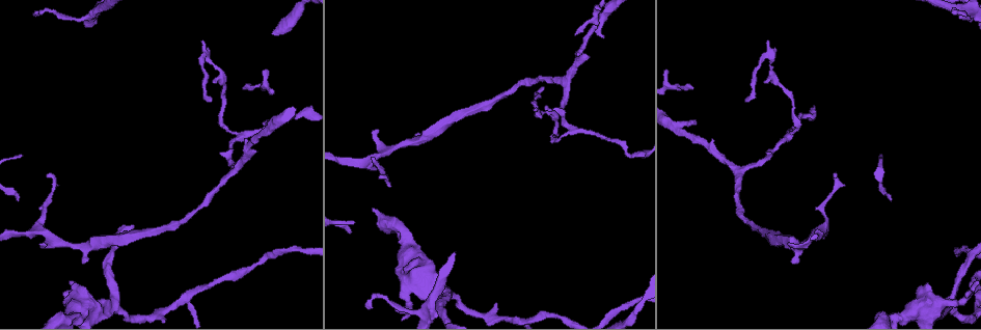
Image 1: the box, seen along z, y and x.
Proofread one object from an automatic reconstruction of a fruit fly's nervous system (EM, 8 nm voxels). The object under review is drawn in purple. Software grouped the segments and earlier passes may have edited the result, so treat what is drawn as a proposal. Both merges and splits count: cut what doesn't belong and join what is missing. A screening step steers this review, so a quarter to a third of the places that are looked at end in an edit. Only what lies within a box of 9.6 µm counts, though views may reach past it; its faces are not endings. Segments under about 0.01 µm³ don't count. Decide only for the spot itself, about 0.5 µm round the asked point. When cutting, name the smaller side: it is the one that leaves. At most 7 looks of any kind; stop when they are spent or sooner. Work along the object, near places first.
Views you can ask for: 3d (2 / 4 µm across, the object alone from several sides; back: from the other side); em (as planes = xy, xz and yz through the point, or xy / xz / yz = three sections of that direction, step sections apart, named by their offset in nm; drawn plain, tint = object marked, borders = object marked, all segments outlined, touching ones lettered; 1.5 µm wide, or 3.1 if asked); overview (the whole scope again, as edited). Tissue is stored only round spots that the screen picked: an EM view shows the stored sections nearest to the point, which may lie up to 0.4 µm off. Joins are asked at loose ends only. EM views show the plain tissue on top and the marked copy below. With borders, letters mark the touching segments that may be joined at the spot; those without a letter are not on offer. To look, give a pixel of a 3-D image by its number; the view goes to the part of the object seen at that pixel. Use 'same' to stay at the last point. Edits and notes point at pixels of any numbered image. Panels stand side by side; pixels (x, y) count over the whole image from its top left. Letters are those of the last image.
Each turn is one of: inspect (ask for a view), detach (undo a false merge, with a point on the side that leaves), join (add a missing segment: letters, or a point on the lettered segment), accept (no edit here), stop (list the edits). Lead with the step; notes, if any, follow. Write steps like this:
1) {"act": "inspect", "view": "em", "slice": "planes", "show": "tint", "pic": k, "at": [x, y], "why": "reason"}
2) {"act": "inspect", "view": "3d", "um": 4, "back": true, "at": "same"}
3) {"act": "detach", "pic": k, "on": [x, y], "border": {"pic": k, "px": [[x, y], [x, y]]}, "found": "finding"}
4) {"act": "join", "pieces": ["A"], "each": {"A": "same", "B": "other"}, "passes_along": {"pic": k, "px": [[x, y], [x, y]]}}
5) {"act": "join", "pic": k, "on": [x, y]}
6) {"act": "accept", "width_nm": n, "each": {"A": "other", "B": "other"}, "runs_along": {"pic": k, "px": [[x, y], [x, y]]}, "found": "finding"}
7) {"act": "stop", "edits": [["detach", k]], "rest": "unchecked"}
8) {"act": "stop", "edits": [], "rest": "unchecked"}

{"act": "inspect", "view": "em", "slice": "xy", "step": 8, "show": "tint", "pic": 1, "at": [536, 108], "why": "thin end"}

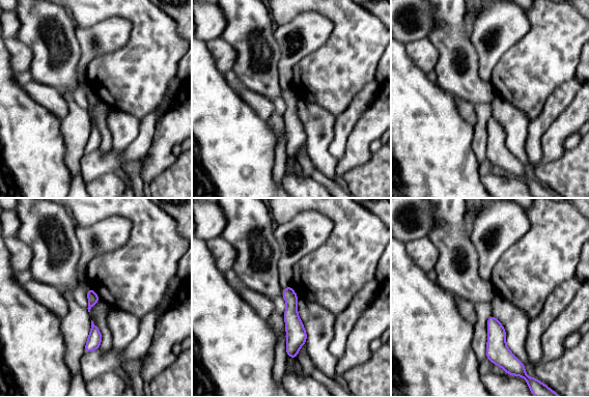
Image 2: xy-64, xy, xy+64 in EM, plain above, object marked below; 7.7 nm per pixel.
{"act": "inspect", "view": "em", "slice": "yz", "step": 8, "show": "borders", "at": "same", "why": "cut it another way"}

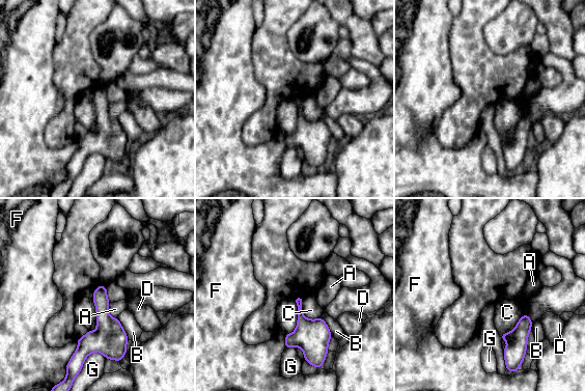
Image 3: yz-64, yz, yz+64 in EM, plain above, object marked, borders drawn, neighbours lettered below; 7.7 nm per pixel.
{"act": "accept", "longest_contact_nm": ["C", 220], "each": {"A": "other", "B": "other", "C": "other", "D": "other", "F": "other", "G": "other"}, "border": {"pic": 3, "px": [[303, 298], [302, 313], [319, 318]]}, "found": "none of them fits"}

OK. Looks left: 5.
{"act": "inspect", "view": "em", "slice": "planes", "show": "borders", "pic": 1, "at": [543, 87]}

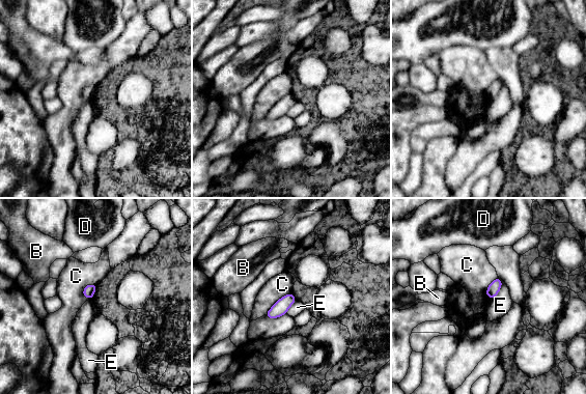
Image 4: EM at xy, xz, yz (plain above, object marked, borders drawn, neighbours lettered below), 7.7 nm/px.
{"act": "accept", "each": {"B": "other", "C": "other", "D": "other", "E": "other"}, "border": {"pic": 4, "px": [[291, 292], [282, 296], [264, 314]]}, "found": "none of them fits"}

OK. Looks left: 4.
{"act": "inspect", "view": "em", "slice": "planes", "show": "borders", "pic": 1, "at": [47, 177], "why": "thin end"}

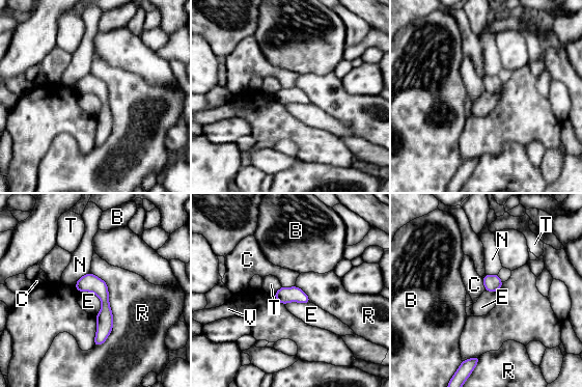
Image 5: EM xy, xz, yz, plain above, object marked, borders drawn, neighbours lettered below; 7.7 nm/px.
{"act": "accept", "width_nm": 130, "longest_contact_nm": ["R", 600], "each": {"B": "other", "C": "other", "E": "other", "N": "other", "R": "other", "T": "other", "V": "other"}, "found": "none of them fits"}

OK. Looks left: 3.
{"act": "stop", "edits": [], "rest": "unchecked"}

